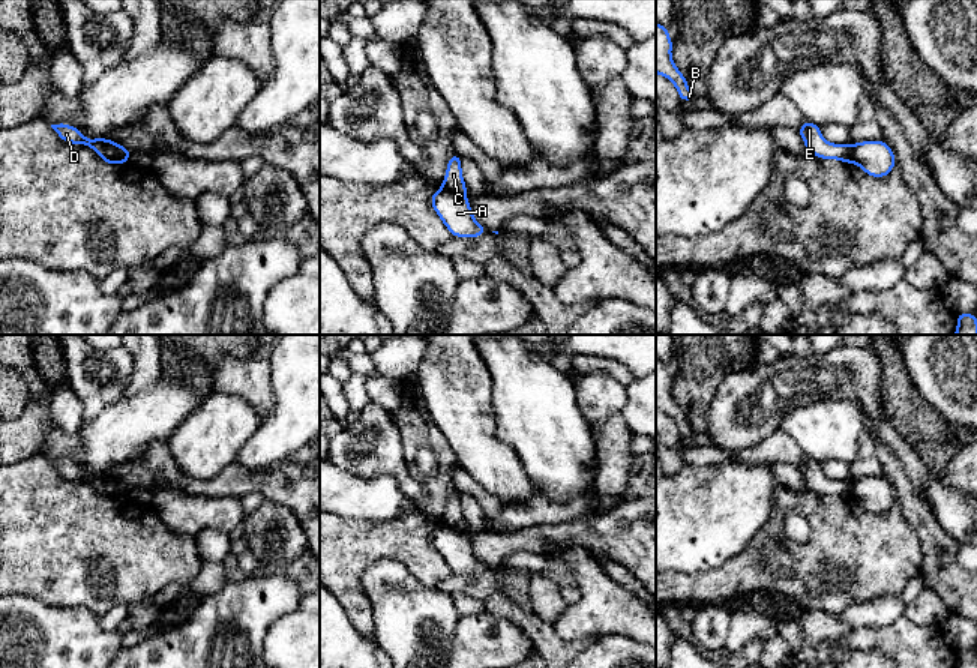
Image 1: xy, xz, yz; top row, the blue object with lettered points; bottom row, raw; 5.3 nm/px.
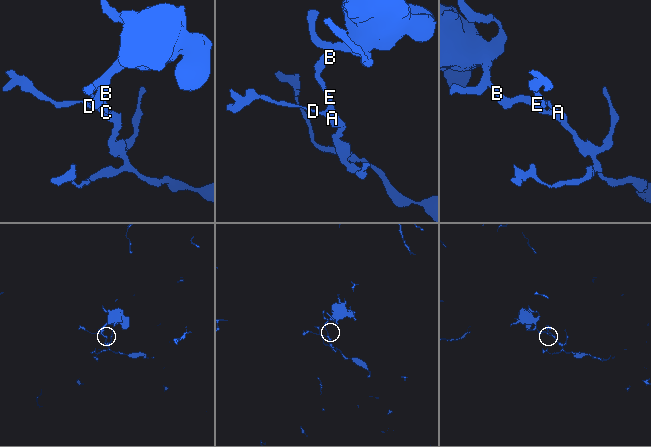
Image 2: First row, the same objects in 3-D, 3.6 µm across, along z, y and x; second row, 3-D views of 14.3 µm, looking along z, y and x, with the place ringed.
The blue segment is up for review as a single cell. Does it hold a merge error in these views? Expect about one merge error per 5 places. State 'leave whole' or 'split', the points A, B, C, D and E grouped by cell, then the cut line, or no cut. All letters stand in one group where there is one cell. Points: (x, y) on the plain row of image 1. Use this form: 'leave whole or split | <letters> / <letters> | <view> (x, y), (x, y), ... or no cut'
split | A D / B C E | xz (441, 524), (464, 533)

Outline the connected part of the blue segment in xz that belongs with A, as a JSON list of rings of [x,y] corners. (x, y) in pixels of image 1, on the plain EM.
[[[438,525],[431,533],[431,540],[455,573],[479,573],[488,567],[476,558],[467,533]]]

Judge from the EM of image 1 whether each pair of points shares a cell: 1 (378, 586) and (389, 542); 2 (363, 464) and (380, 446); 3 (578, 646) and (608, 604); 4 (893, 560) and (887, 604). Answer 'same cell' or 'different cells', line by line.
1: different cells
2: same cell
3: different cells
4: different cells

